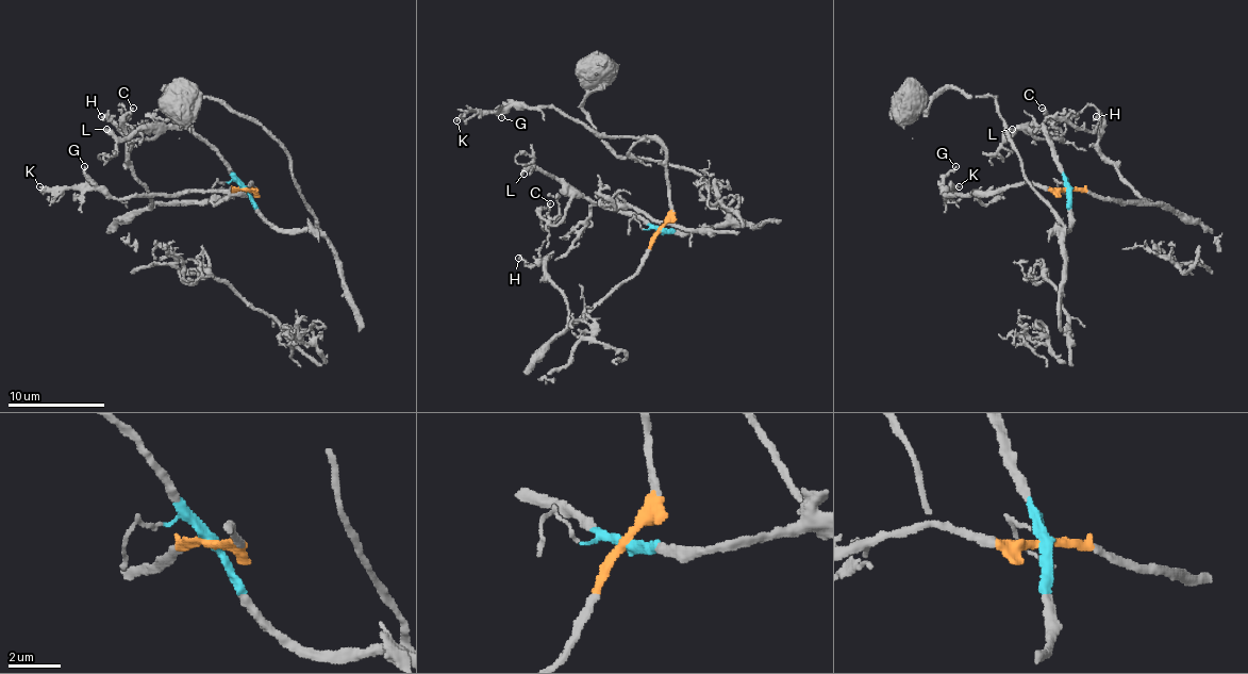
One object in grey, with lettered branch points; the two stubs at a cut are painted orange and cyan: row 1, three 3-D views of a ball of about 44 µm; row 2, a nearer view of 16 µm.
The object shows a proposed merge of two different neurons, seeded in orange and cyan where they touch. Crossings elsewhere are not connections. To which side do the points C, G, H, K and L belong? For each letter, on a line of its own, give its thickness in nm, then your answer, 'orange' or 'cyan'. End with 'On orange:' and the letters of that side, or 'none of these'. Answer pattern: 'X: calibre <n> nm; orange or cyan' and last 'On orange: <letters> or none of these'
C: calibre 160 nm; cyan
G: calibre 120 nm; orange
H: calibre 240 nm; orange
K: calibre 240 nm; orange
L: calibre 360 nm; cyan
On orange: G, H, K

